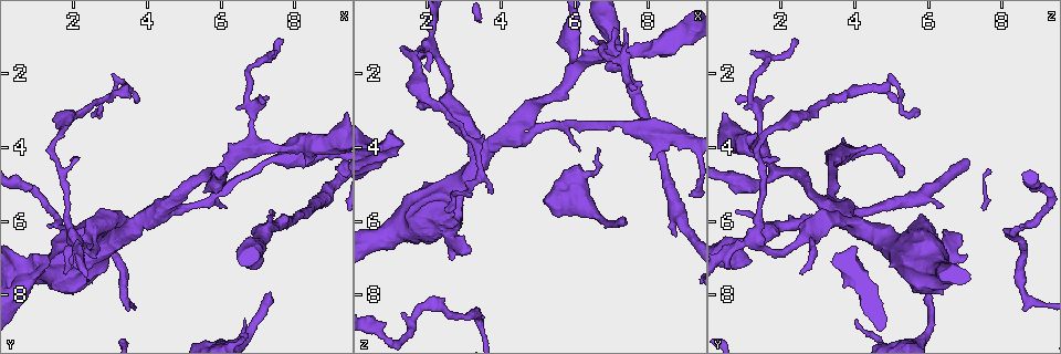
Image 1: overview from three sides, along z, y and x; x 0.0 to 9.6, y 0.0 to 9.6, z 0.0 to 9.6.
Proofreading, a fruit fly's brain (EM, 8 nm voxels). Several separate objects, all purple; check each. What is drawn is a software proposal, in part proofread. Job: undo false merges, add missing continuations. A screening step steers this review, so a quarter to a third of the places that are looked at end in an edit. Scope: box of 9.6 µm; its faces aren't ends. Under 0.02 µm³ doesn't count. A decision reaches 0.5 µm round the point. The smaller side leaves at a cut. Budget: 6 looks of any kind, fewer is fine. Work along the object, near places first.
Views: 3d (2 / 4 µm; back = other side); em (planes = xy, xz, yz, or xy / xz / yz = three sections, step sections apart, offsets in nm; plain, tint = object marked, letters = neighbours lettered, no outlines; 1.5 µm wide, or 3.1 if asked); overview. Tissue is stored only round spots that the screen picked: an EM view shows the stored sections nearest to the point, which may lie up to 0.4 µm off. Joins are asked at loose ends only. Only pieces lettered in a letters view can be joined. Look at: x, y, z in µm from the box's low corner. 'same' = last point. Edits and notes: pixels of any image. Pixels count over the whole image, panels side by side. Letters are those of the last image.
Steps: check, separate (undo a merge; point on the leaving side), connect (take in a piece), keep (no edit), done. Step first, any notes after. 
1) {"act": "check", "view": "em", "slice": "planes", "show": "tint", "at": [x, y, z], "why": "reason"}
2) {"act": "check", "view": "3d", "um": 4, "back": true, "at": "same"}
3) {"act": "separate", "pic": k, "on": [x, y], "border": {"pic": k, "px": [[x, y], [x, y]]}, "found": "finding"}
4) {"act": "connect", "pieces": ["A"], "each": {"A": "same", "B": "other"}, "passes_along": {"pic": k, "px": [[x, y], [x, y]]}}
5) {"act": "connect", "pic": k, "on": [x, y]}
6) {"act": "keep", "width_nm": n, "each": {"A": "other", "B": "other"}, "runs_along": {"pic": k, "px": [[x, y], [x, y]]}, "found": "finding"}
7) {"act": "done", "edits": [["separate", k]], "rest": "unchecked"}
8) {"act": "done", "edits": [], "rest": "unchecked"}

{"act": "check", "view": "em", "slice": "planes", "show": "plain", "at": [0.75, 8.05, 4.60], "why": "branch stops here"}

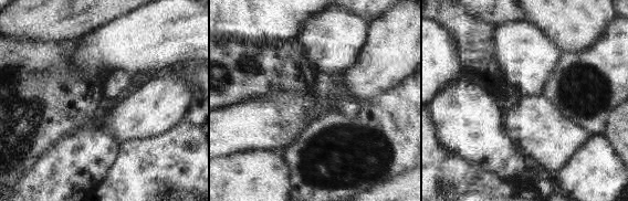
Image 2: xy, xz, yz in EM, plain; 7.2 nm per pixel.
{"act": "check", "view": "em", "slice": "planes", "show": "letters", "at": "same"}

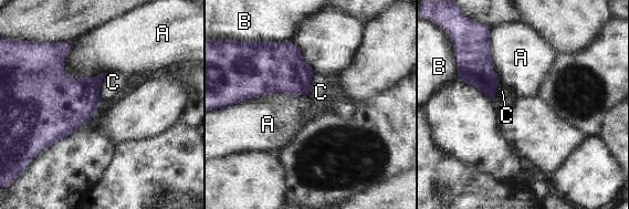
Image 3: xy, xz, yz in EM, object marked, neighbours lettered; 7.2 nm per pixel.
{"act": "keep", "each": {"A": "other", "B": "other", "C": "other"}, "border": {"pic": 3, "px": [[71, 43], [70, 79], [106, 73]]}, "found": "no lettered piece goes on from it"}

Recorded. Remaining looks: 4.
{"act": "check", "view": "em", "slice": "planes", "show": "plain", "at": [1.80, 7.40, 2.55], "why": "branch stops here"}

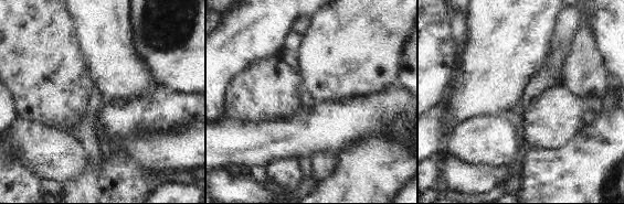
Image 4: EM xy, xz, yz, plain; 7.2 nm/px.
{"act": "check", "view": "em", "slice": "planes", "show": "letters", "at": "same", "why": "what lies round it"}

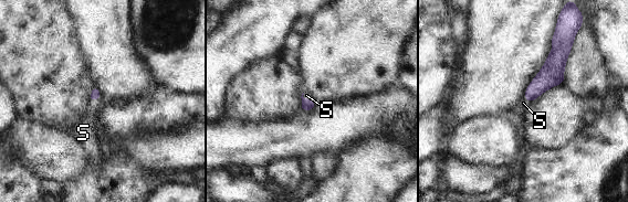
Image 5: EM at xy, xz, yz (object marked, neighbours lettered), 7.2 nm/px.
{"act": "connect", "pieces": ["S"], "each": {"S": "same"}, "passes_along": {"pic": 5, "px": [[95, 95], [94, 99], [83, 131]]}, "found": "it goes on there"}

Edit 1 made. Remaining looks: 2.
{"act": "check", "view": "overview", "why": "redraw"}

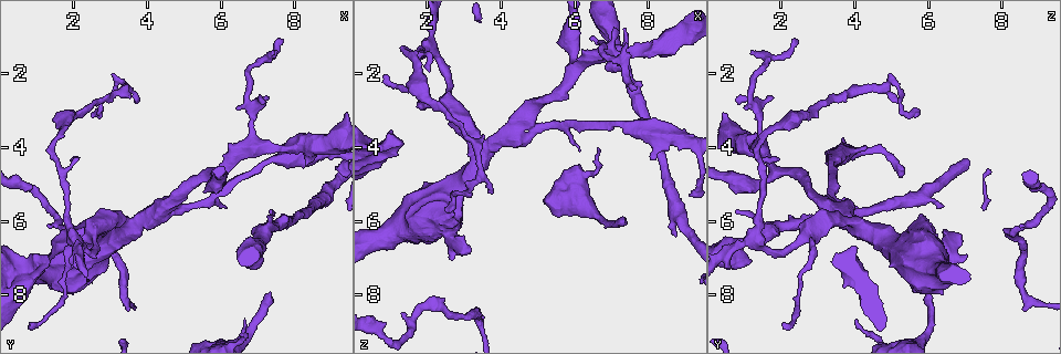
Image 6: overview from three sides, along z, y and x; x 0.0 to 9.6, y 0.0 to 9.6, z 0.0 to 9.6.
{"act": "check", "view": "em", "slice": "planes", "show": "letters", "at": [7.35, 8.00, 5.95], "why": "branch stops here"}

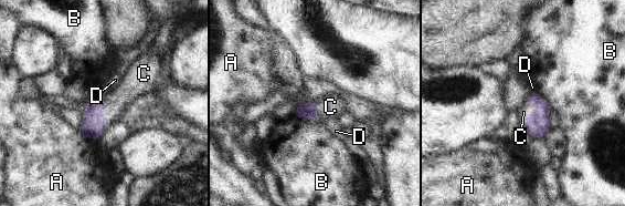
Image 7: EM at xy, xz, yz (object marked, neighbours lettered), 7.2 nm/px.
{"act": "connect", "pieces": ["C"], "each": {"A": "other", "B": "other", "C": "same", "D": "other"}, "passes_along": {"pic": 7, "px": [[537, 122], [531, 111], [523, 112]]}, "found": "the neuron continues"}

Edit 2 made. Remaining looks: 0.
{"act": "done", "edits": [["connect", 5], ["connect", 7]], "rest": "unchecked"}

